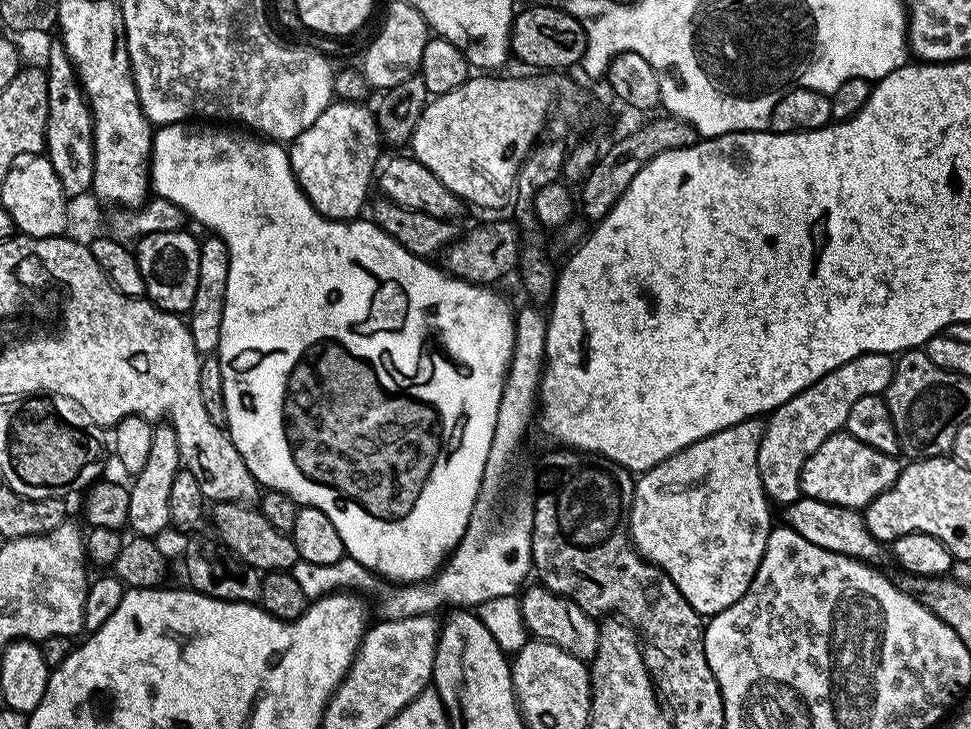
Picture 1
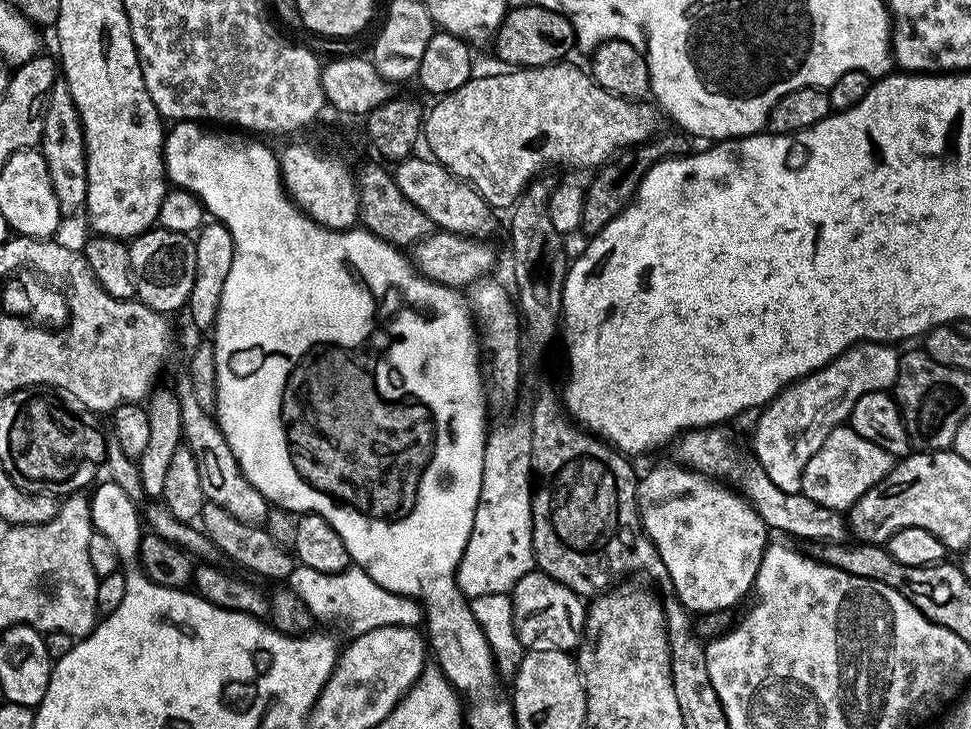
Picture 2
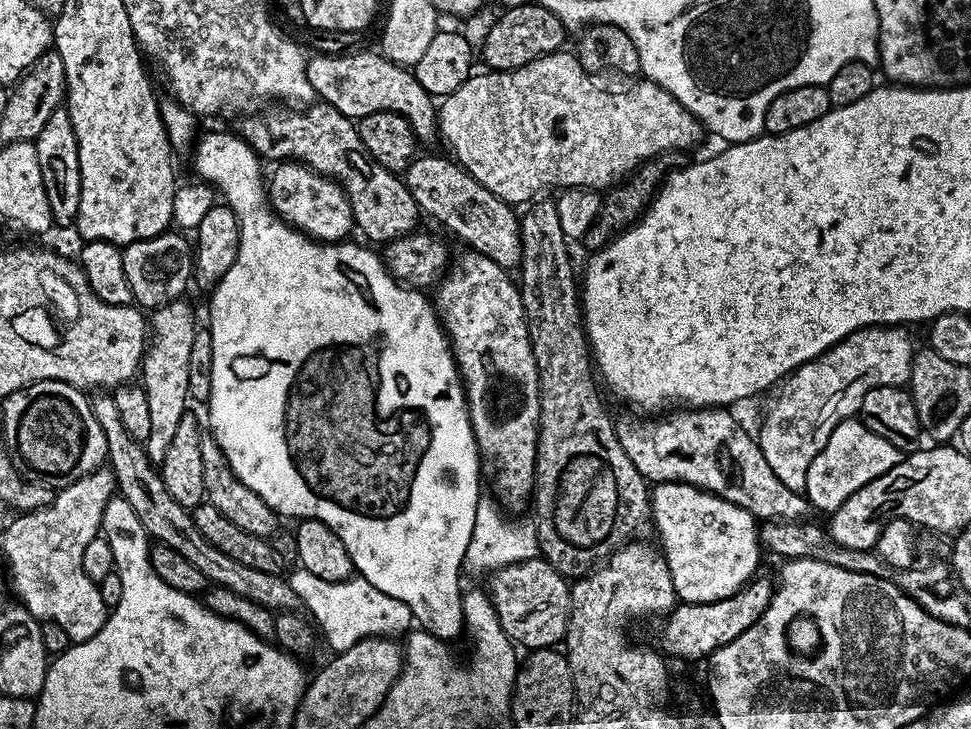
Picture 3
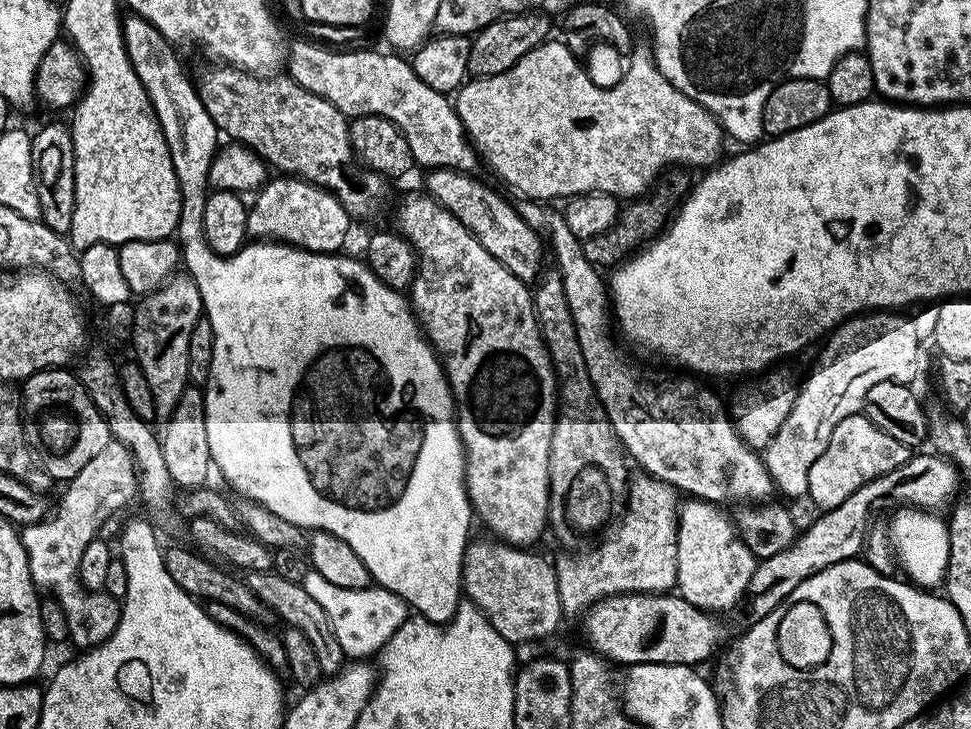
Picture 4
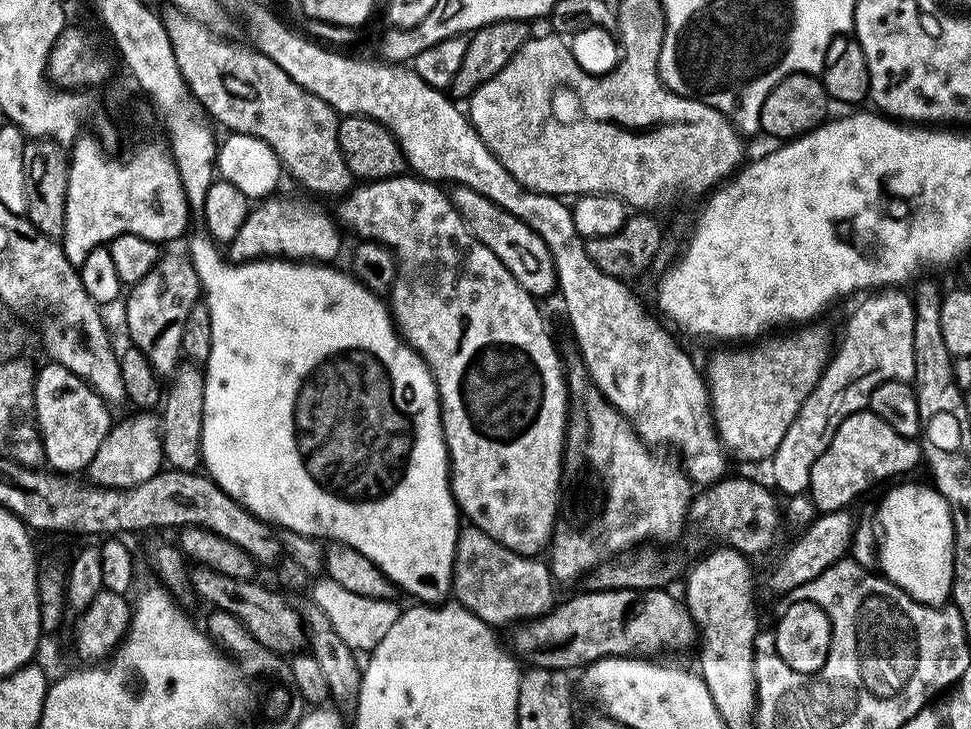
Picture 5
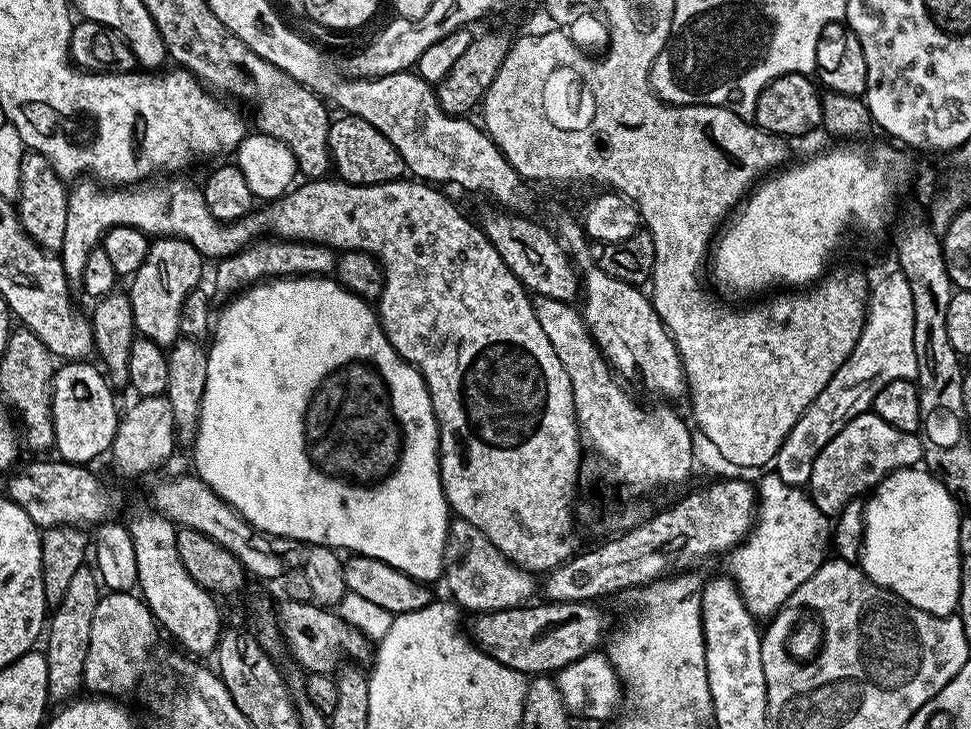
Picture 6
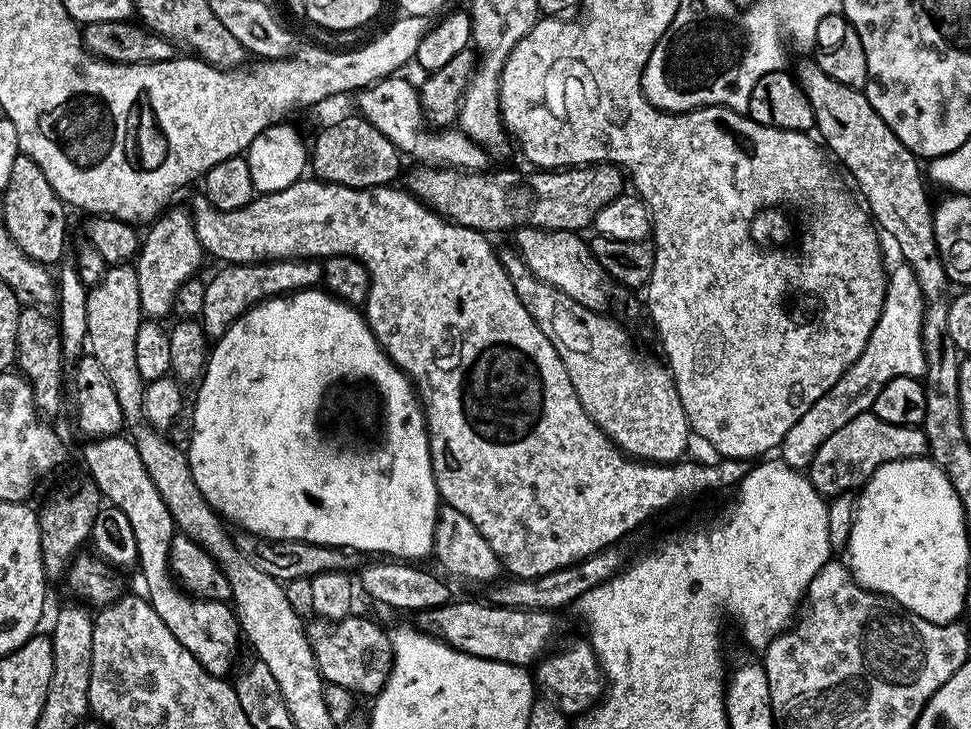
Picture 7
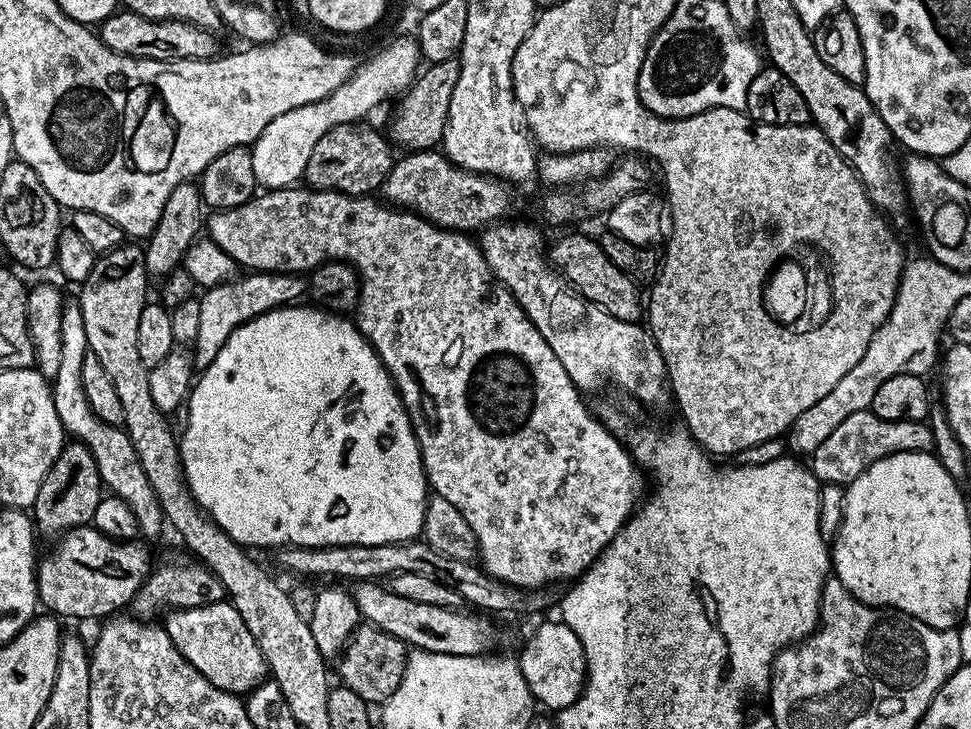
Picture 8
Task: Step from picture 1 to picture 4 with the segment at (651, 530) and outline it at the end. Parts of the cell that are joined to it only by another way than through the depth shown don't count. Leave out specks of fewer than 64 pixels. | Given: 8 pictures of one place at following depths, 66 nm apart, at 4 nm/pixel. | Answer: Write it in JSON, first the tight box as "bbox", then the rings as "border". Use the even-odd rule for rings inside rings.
{"bbox":[676,498,758,614],"border":[[[688,498],[679,505],[678,519],[676,522],[676,545],[678,546],[678,574],[676,575],[676,588],[679,595],[686,598],[699,608],[717,614],[727,613],[727,608],[732,608],[736,603],[745,599],[748,583],[754,574],[758,563],[746,542],[736,531],[736,525],[731,515],[724,513],[723,507],[710,504],[707,500]]]}

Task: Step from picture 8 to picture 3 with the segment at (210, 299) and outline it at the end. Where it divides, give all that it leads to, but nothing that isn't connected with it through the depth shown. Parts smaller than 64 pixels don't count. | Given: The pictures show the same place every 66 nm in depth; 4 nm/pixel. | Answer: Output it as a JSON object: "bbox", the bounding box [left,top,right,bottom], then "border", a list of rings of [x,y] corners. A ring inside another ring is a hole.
{"bbox":[266,160,354,244],"border":[[[294,160],[277,163],[273,168],[276,169],[272,176],[270,172],[266,180],[268,202],[284,223],[291,224],[305,236],[326,244],[344,242],[351,237],[348,235],[354,232],[352,211],[340,184]]]}

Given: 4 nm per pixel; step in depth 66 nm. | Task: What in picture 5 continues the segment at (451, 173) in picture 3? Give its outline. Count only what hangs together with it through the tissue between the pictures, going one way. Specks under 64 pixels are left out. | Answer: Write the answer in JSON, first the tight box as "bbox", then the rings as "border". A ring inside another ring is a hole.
{"bbox":[450,184,557,298],"border":[[[461,184],[451,189],[450,199],[458,214],[466,222],[466,226],[474,234],[474,238],[478,238],[482,246],[490,249],[504,263],[506,270],[514,274],[514,278],[531,296],[543,298],[557,291],[556,270],[550,258],[550,250],[546,250],[546,242],[542,242],[542,238],[538,238],[538,234],[534,234],[534,230],[530,230],[526,222],[514,218],[510,210],[502,210],[502,206],[478,194],[478,190],[470,190]]]}

